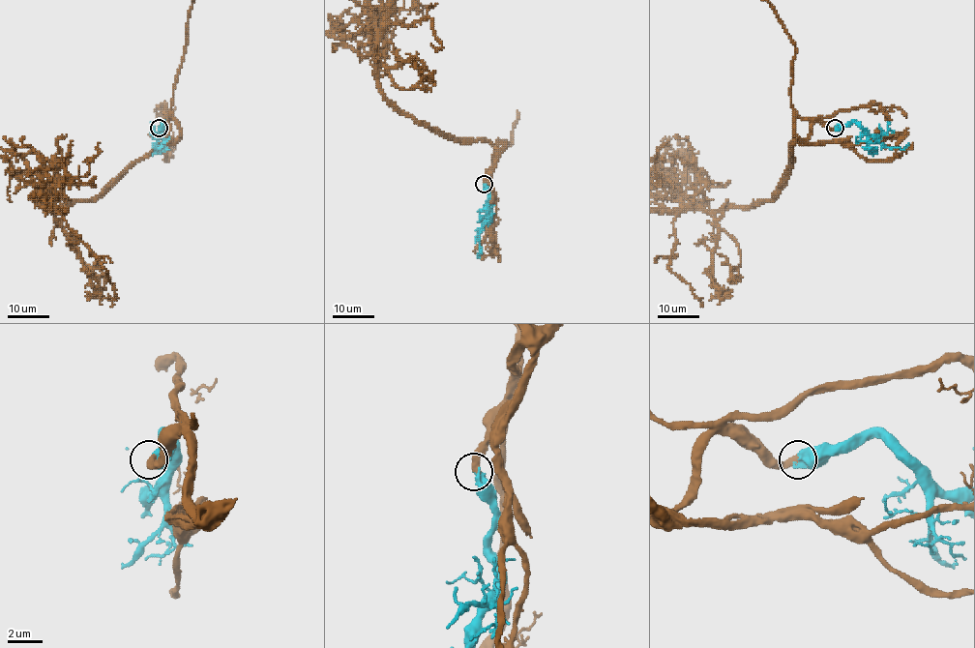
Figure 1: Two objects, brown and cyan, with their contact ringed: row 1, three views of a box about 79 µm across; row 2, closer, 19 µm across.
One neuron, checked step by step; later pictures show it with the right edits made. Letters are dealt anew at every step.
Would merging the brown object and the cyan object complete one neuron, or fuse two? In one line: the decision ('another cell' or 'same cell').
same cell

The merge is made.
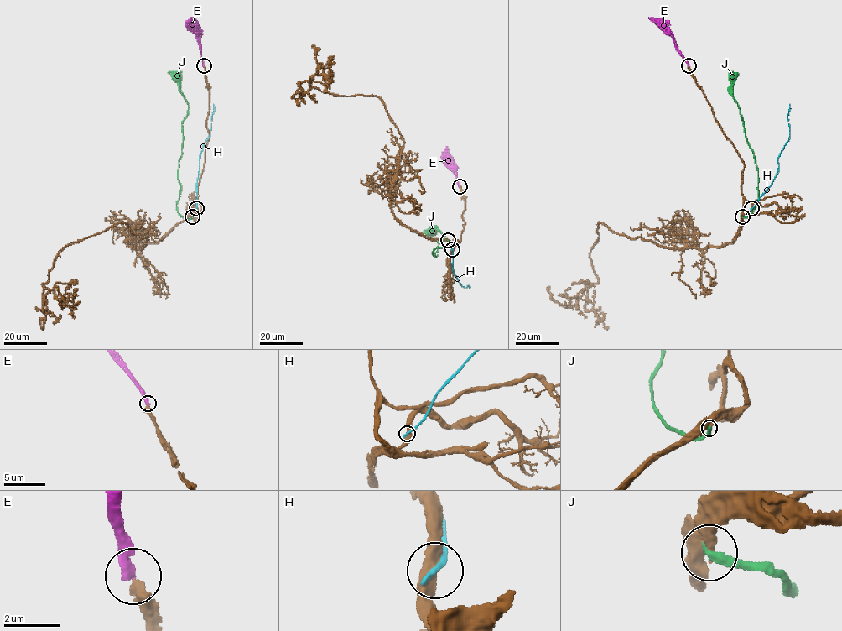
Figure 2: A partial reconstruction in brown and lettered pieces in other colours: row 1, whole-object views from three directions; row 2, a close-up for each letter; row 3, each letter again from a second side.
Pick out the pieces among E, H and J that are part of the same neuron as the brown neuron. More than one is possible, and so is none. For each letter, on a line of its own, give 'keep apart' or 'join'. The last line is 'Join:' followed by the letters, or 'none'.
E: keep apart
H: keep apart
J: keep apart
Join: none

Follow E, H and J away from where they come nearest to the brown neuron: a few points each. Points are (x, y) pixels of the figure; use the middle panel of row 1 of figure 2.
E: (459, 186), (446, 146)
H: (452, 249), (454, 277), (463, 287), (469, 287)
J: (448, 240), (446, 246), (435, 247), (432, 252), (435, 256), (438, 242), (444, 236), (439, 231), (423, 232)

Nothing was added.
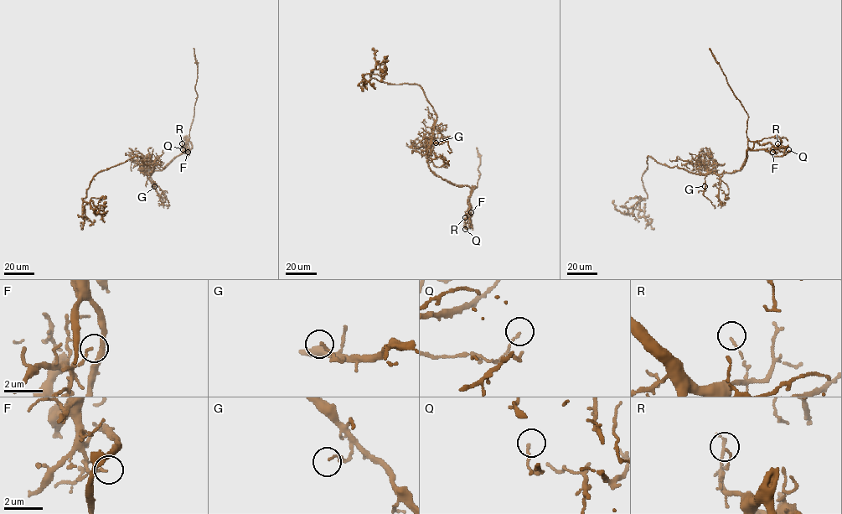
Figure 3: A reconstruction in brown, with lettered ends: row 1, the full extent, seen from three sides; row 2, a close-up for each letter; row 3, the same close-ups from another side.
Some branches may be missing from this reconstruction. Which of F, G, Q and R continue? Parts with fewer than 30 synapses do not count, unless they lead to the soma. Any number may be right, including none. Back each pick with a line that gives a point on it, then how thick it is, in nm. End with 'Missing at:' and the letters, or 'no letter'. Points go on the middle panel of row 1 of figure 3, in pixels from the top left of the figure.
G: (436, 142) | 110 nm
Missing at: G

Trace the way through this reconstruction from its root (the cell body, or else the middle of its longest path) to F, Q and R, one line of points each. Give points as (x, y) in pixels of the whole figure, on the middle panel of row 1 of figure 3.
F: (430, 142), (428, 167), (442, 179), (471, 189), (467, 200), (468, 213), (471, 212)
Q: (430, 142), (428, 167), (442, 179), (468, 186), (472, 189), (467, 200), (469, 213), (465, 229)
R: (430, 142), (428, 167), (442, 179), (468, 186), (472, 189), (467, 200), (469, 213), (465, 217)

